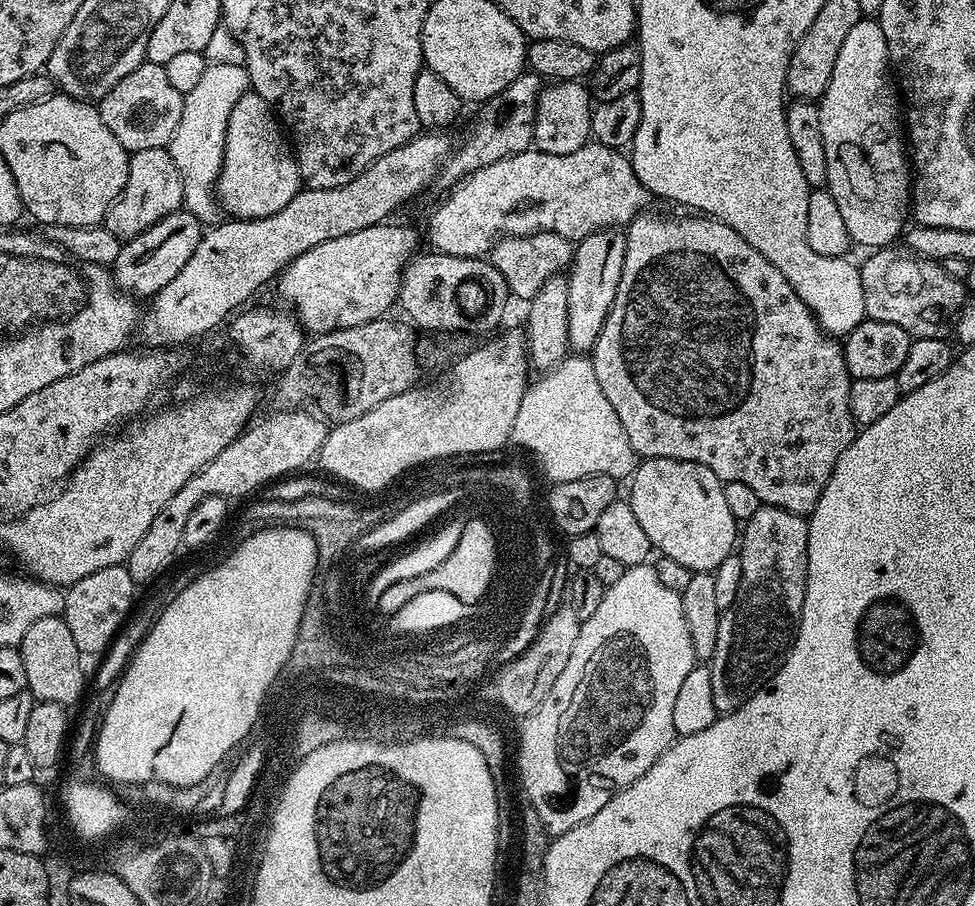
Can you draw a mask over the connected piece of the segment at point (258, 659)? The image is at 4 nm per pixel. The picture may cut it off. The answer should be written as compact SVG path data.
M265 526L235 546L237 548L217 568L212 568L209 572L202 573L197 580L190 581L164 609L159 609L148 635L133 653L132 659L111 693L112 701L104 712L104 721L98 724L98 731L95 733L94 768L101 777L104 775L106 779L113 780L116 784L135 784L135 786L152 781L166 783L172 787L194 786L210 775L215 767L225 763L224 755L235 744L249 739L255 720L259 716L256 704L260 704L260 696L264 696L264 688L268 688L272 672L280 668L280 660L284 660L284 656L288 656L289 649L292 648L292 632L296 631L296 620L300 620L300 600L304 600L304 588L308 588L313 560L318 550L315 538L300 526Z

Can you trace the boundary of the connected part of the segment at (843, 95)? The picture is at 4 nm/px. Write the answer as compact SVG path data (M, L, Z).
M862 18L851 28L850 34L842 42L842 50L838 50L834 74L830 74L830 82L818 103L822 118L822 142L826 146L828 167L826 188L838 204L851 243L856 246L861 244L864 250L895 245L896 235L905 231L909 223L907 220L910 220L914 172L910 167L910 152L906 147L902 100L890 75L886 34L882 34L882 26L875 19Z

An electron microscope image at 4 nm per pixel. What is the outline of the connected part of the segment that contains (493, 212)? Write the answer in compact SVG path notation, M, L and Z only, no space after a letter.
M595 142L584 144L581 148L574 150L570 154L546 154L539 150L529 150L519 152L513 156L507 156L498 162L490 162L490 166L482 166L482 170L474 170L470 175L465 176L445 196L448 197L428 216L428 240L432 243L429 245L435 251L445 252L451 256L475 256L477 258L487 257L497 240L505 236L529 236L535 232L553 232L567 240L579 242L595 232L616 230L621 226L628 225L635 216L641 215L647 209L644 207L647 206L648 200L650 201L650 193L646 190L646 186L642 186L642 182L638 182L638 178L634 174L631 159L623 151L611 148L610 146L602 146Z

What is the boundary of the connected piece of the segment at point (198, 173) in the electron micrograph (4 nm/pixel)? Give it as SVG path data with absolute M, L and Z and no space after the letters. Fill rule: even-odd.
M209 62L202 70L202 78L194 85L194 90L184 93L182 119L178 121L178 130L167 149L178 174L182 174L183 211L194 214L201 225L211 226L222 220L220 201L216 199L216 179L222 170L222 158L226 146L226 126L230 122L230 110L238 106L238 98L248 91L248 70L243 63L215 64Z

